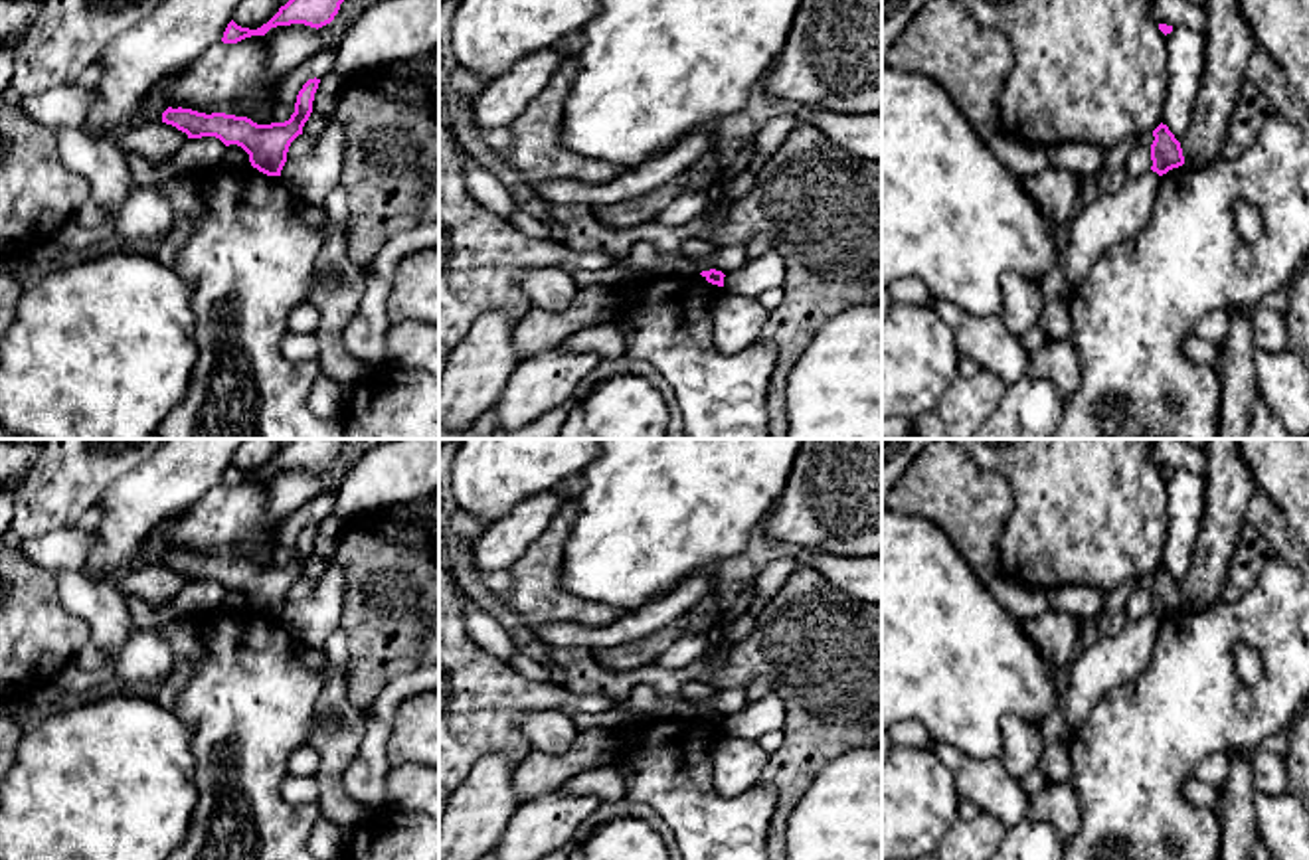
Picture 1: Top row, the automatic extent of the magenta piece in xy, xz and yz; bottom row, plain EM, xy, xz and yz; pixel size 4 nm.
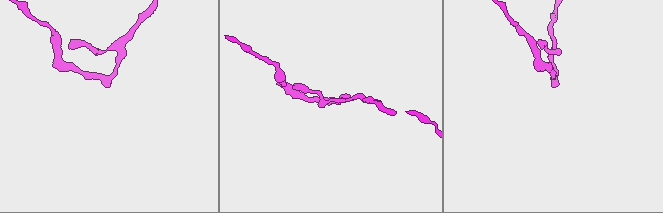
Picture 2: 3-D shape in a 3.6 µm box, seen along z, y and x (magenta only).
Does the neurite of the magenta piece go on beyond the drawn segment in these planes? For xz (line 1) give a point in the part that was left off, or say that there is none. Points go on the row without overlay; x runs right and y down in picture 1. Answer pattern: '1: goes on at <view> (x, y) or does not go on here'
1: does not go on here

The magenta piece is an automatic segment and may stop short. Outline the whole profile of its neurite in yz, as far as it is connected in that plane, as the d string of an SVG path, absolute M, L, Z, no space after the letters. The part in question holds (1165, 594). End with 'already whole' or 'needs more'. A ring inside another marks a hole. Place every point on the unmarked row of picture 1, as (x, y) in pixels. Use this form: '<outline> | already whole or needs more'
M1159 567L1153 573L1153 587L1151 587L1151 613L1159 619L1167 617L1173 611L1178 611L1184 607L1180 585L1175 581L1175 577L1169 573L1167 567Z | already whole

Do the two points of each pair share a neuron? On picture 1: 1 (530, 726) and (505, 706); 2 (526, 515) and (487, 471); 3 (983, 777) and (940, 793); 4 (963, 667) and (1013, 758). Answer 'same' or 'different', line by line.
1: different
2: different
3: different
4: different

